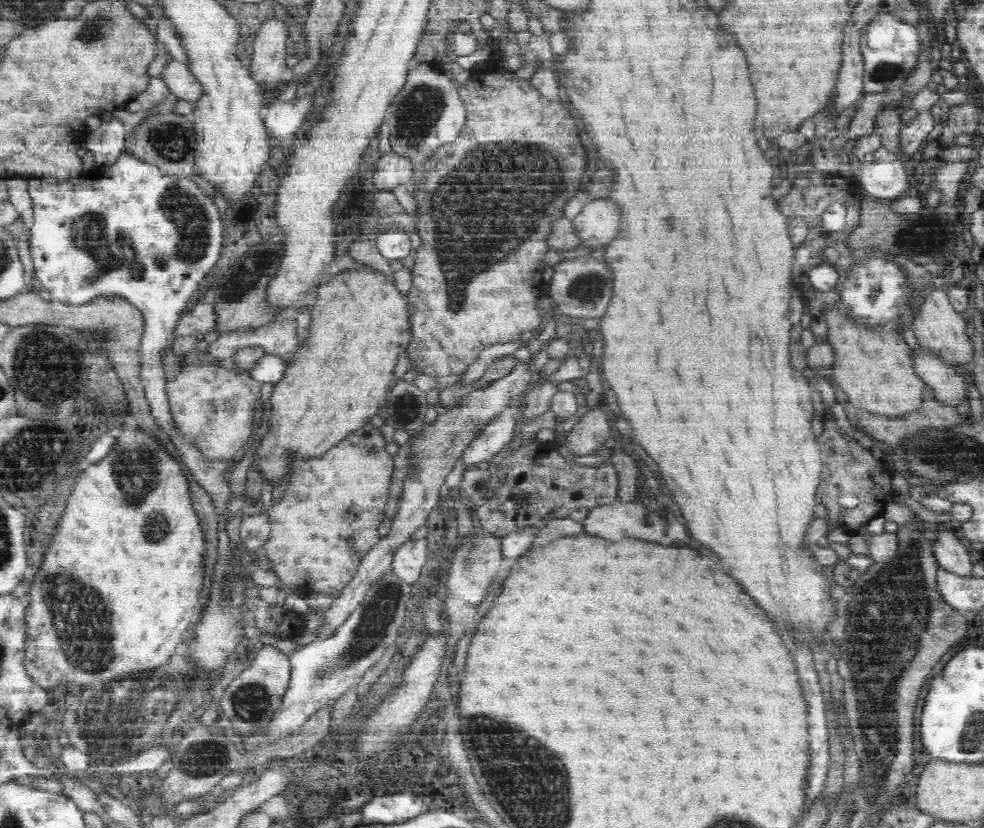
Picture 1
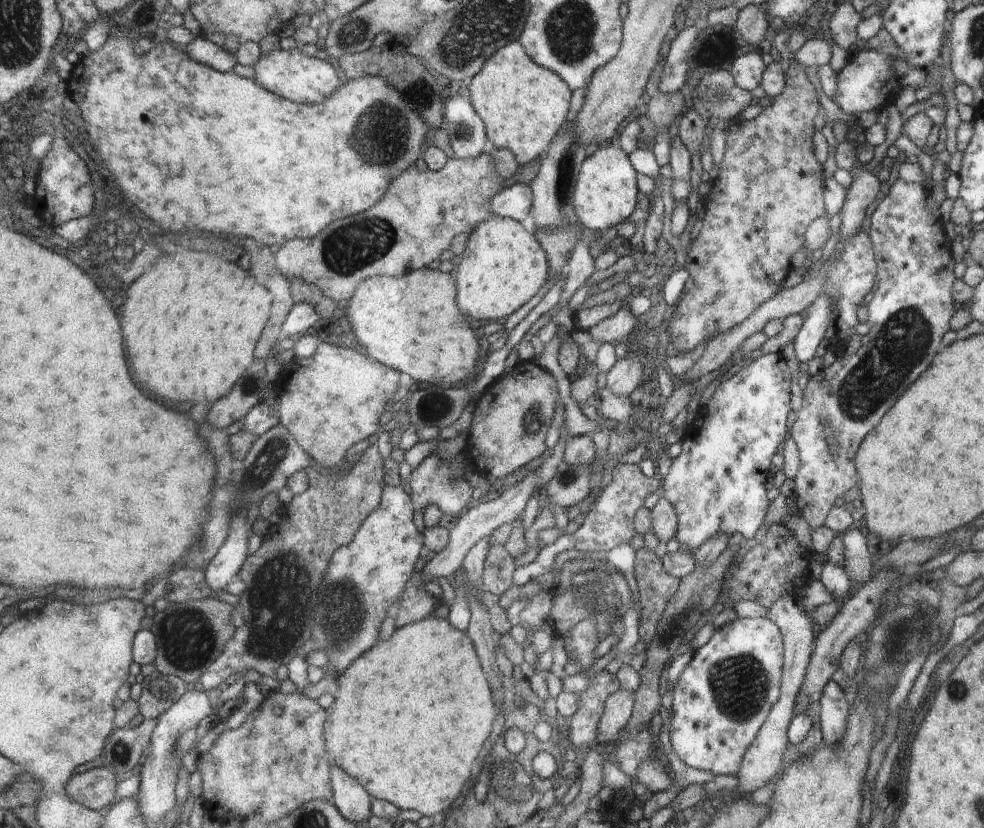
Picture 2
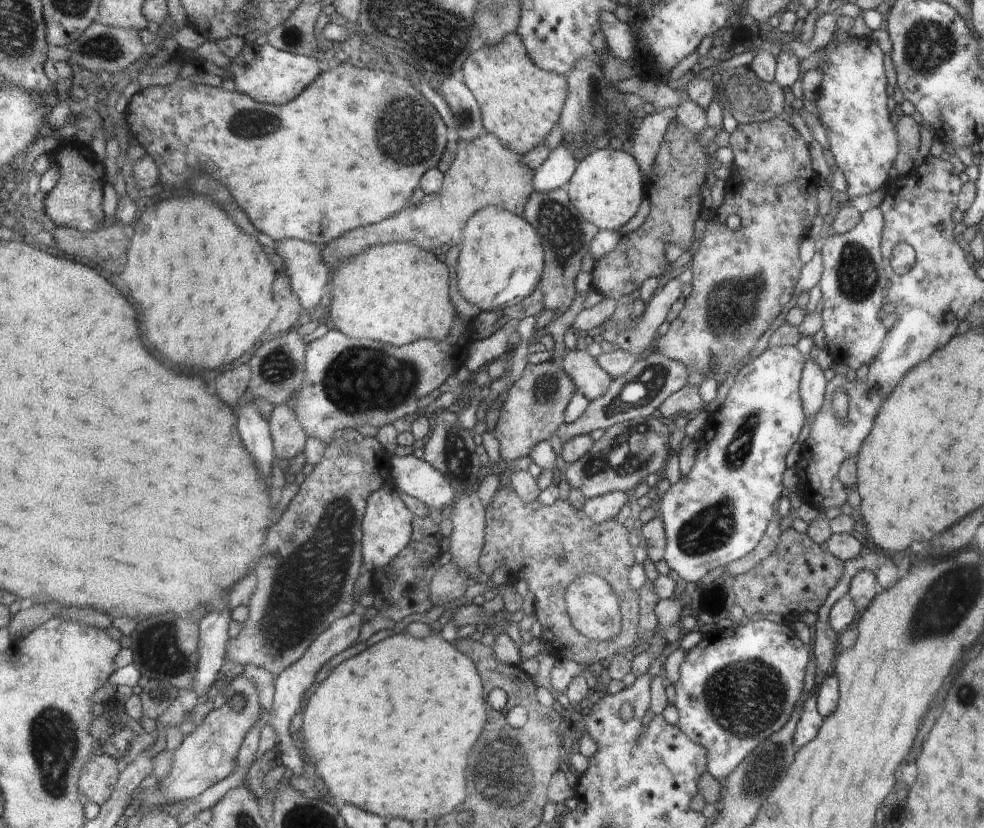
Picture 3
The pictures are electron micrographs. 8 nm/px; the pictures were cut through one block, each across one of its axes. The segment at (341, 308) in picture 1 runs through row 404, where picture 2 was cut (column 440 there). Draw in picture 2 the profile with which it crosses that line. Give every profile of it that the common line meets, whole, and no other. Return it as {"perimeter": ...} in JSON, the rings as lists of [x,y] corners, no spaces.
{"perimeter":[[[420,268],[408,272],[404,276],[372,276],[360,284],[360,292],[348,302],[348,314],[351,326],[358,342],[366,348],[372,360],[380,360],[392,368],[400,368],[400,372],[410,374],[414,380],[458,386],[458,382],[470,377],[470,372],[478,360],[478,340],[464,320],[458,304],[456,304],[456,284],[450,274],[432,268]]]}

